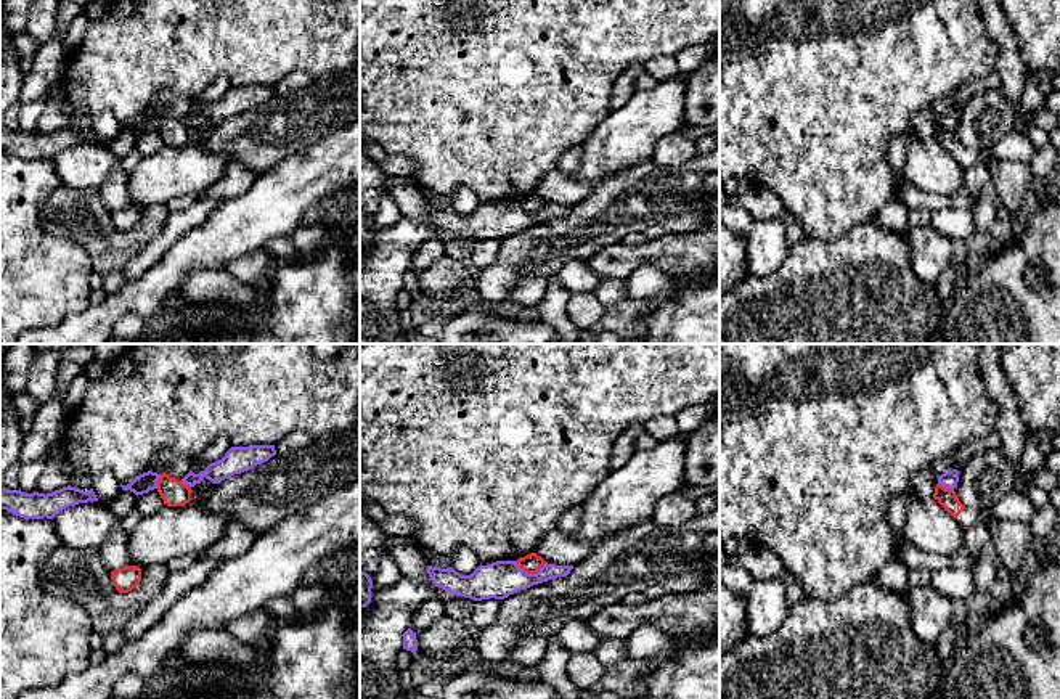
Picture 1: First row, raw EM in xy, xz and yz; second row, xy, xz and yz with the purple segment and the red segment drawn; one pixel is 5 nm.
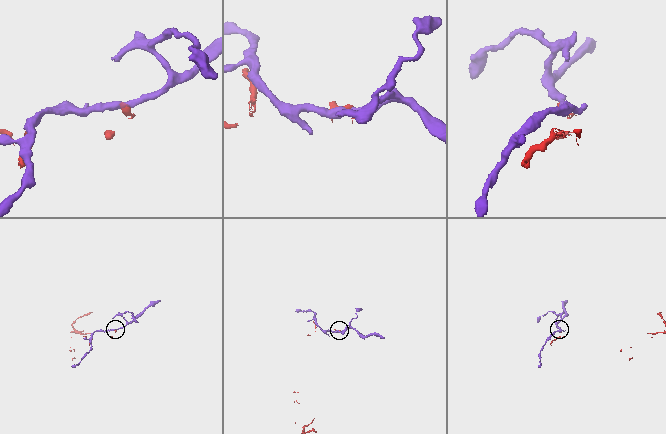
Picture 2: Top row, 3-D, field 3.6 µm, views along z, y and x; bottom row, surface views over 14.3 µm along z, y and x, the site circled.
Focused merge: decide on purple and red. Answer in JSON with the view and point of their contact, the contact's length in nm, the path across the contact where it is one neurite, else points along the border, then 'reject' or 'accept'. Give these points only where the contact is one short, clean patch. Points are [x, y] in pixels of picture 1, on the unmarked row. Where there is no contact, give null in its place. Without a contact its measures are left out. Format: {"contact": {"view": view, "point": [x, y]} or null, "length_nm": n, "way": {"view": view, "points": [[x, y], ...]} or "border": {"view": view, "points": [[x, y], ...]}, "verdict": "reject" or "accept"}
{"contact": {"view": "xz", "point": [530, 214]}, "length_nm": 170, "border": {"view": "xz", "points": [[514, 201], [527, 212], [537, 212], [546, 203]]}, "verdict": "reject"}

